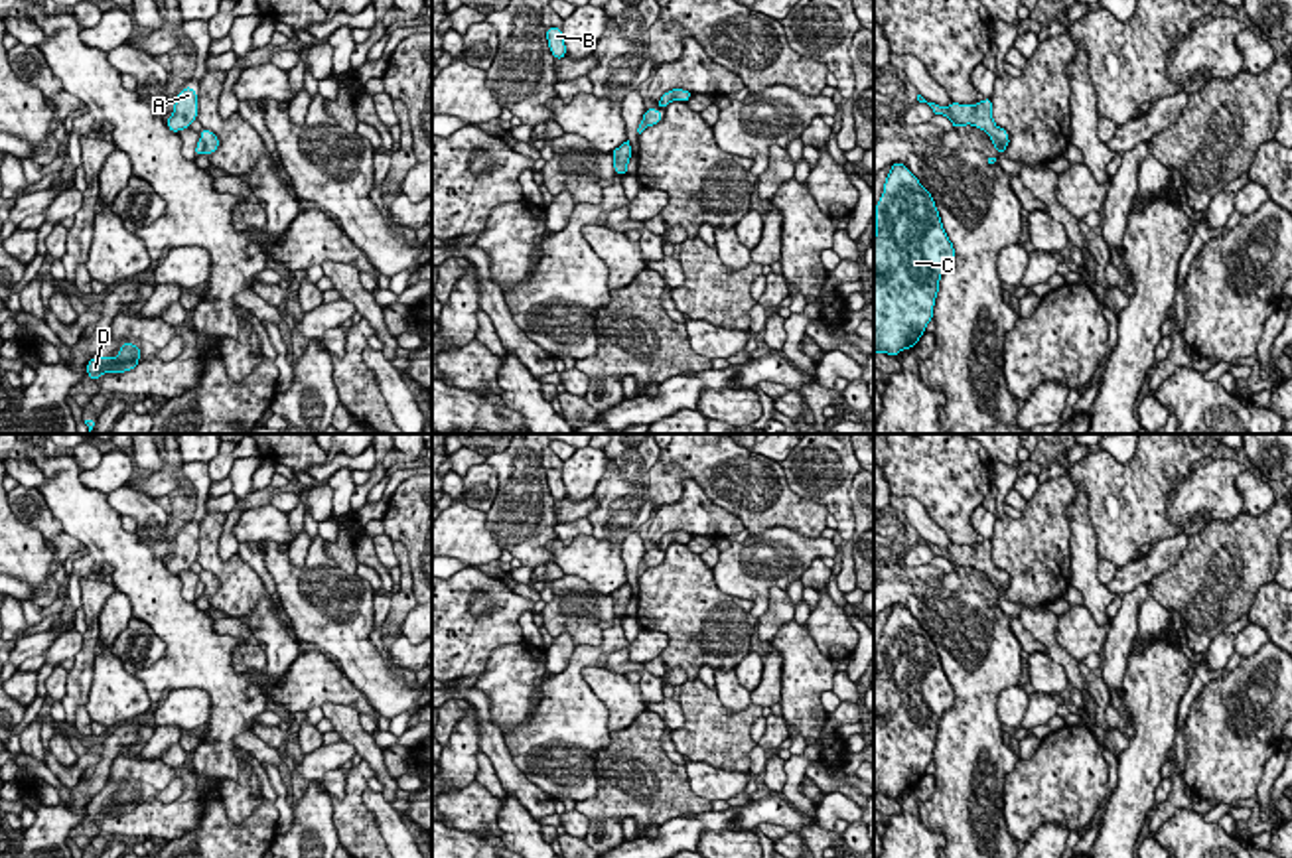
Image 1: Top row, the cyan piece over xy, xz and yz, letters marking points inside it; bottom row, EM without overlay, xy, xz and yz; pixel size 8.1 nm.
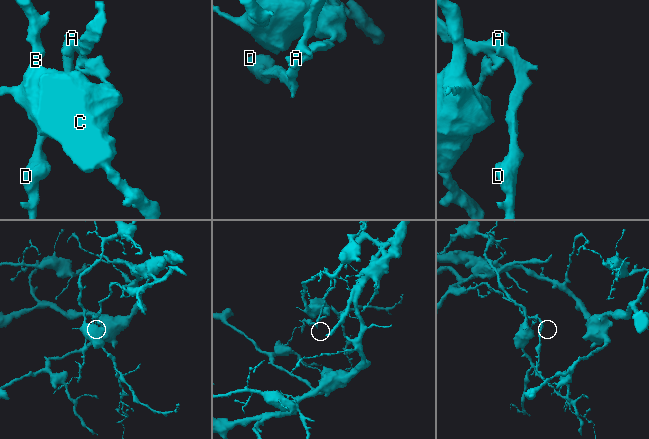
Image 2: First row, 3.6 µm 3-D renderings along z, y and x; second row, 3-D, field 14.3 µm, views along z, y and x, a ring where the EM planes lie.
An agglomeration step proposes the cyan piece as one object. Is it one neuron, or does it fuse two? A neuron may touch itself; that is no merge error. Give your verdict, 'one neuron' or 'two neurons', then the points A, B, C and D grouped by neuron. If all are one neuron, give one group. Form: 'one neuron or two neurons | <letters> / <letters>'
two neurons | A D / B C

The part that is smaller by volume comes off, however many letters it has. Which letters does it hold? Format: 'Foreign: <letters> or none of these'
Foreign: A, D

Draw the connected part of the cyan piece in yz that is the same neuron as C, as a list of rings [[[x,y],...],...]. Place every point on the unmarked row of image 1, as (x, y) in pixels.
[[[892,606],[876,647],[874,797],[915,789],[933,761],[941,716],[953,706],[955,688],[931,635],[905,606]]]

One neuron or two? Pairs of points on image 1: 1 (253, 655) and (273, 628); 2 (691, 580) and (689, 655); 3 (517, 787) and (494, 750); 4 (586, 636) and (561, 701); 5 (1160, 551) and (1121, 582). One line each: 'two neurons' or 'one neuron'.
1: two neurons
2: one neuron
3: one neuron
4: two neurons
5: one neuron

